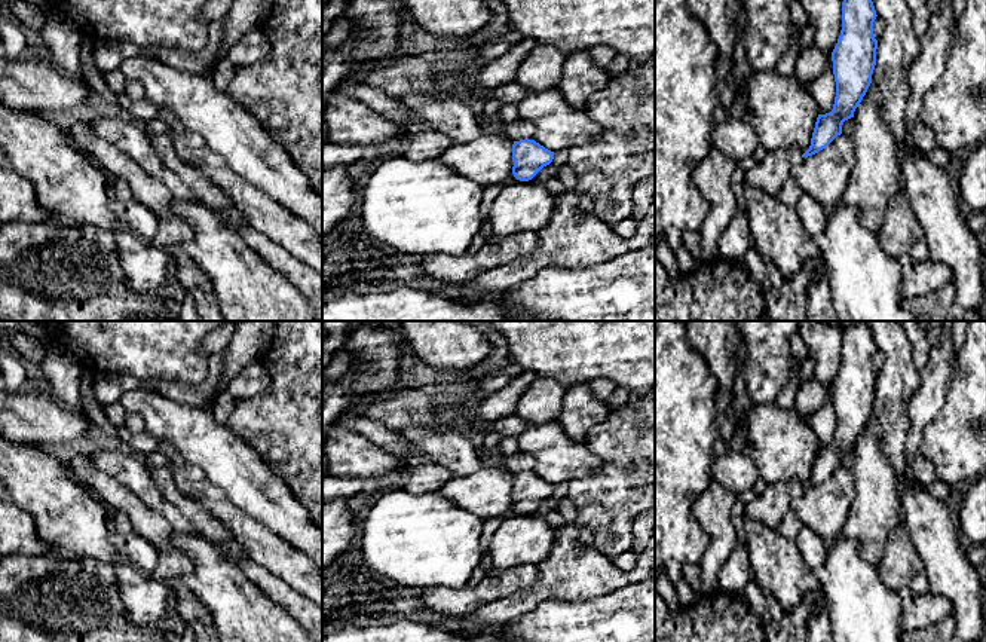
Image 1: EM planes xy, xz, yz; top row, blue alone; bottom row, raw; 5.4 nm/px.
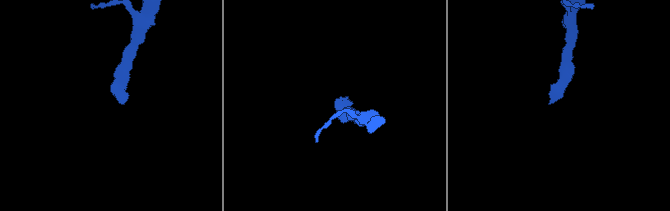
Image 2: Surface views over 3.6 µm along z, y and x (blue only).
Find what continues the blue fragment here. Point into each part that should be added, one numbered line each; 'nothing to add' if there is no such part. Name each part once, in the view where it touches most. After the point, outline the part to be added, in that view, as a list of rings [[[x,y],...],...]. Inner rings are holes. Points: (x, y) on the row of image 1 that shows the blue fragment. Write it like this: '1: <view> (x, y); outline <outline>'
1: xz (518, 130); outline [[[517,117],[511,125],[505,126],[505,132],[511,141],[532,140],[535,126],[527,120]]]

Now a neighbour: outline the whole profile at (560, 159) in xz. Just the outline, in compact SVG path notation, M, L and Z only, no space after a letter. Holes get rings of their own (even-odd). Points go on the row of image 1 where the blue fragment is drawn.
M569 149L554 152L554 159L549 165L543 166L529 183L543 184L543 181L558 174L558 171L569 163Z

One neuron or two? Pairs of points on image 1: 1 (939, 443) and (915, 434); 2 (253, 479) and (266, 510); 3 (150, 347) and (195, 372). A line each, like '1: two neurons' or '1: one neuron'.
1: two neurons
2: one neuron
3: one neuron

